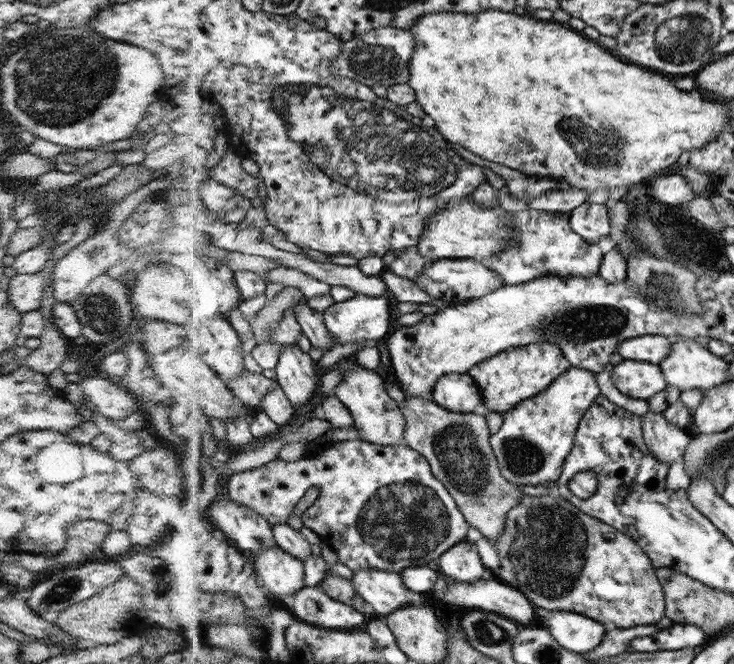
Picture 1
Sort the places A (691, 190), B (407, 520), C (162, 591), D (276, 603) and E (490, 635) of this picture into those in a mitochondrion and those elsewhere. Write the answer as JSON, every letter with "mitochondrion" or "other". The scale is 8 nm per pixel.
{"A":"other","B":"mitochondrion","C":"other","D":"other","E":"mitochondrion"}

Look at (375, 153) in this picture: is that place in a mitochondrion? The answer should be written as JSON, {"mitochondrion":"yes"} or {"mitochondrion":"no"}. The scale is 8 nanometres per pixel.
{"mitochondrion":"yes"}

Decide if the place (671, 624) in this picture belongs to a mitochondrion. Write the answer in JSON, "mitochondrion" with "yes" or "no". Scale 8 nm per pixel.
{"mitochondrion":"no"}

